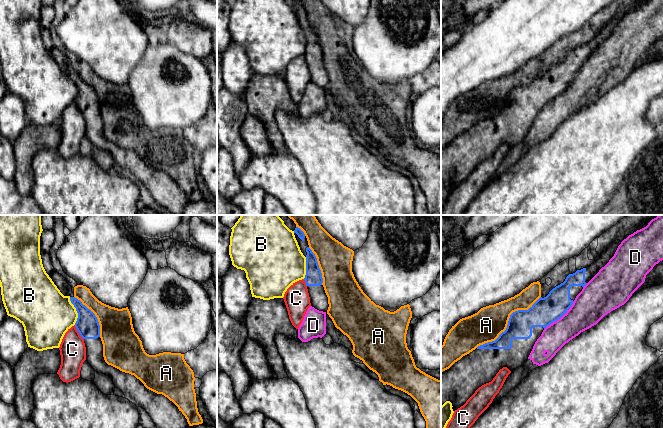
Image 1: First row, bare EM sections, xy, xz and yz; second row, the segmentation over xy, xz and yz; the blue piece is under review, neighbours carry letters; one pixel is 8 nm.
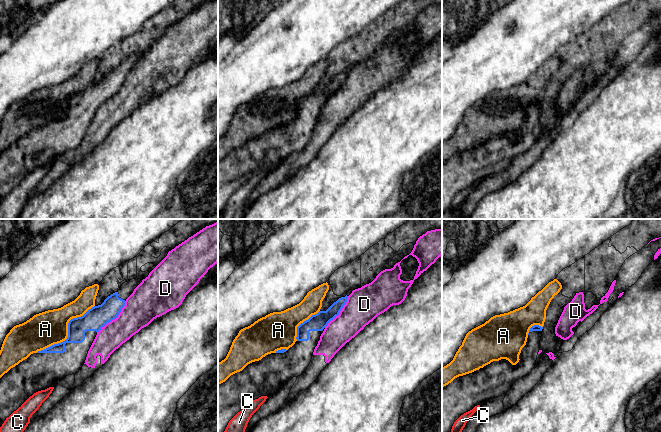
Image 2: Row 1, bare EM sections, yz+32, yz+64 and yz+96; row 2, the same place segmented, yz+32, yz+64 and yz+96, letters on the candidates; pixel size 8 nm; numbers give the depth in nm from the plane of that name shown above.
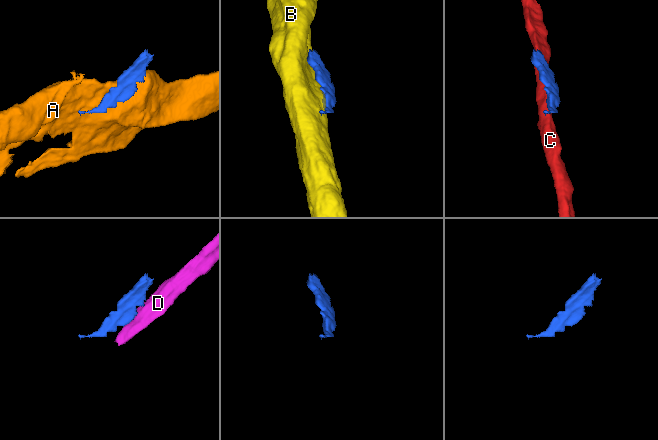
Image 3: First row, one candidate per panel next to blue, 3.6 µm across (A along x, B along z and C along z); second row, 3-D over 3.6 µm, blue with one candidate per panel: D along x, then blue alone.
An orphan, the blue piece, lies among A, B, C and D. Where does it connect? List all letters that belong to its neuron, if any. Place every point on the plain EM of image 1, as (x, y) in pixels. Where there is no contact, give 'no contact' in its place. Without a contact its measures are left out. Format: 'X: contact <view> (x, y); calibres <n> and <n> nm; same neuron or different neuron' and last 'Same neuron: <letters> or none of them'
A: contact yz (508, 98); calibres 200 and 260 nm; different neuron
B: contact xy (76, 86); calibres 180 and 420 nm; different neuron
C: contact xy (78, 107); calibres 180 and 200 nm; different neuron
D: contact yz (556, 96); calibres 220 and 260 nm; different neuron
Same neuron: none of them

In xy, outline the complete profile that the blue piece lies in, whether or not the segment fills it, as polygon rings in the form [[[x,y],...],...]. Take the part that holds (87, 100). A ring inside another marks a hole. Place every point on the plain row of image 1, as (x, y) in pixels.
[[[70,73],[70,77],[74,81],[78,89],[75,103],[80,112],[84,115],[86,123],[86,136],[94,145],[94,147],[109,152],[112,155],[115,163],[117,163],[124,169],[126,175],[135,180],[137,183],[145,185],[155,199],[158,207],[165,209],[172,215],[181,215],[189,200],[178,183],[164,171],[157,170],[147,165],[144,160],[134,151],[122,148],[119,145],[108,141],[103,133],[103,120],[100,114],[100,101],[97,93],[77,74]]]

